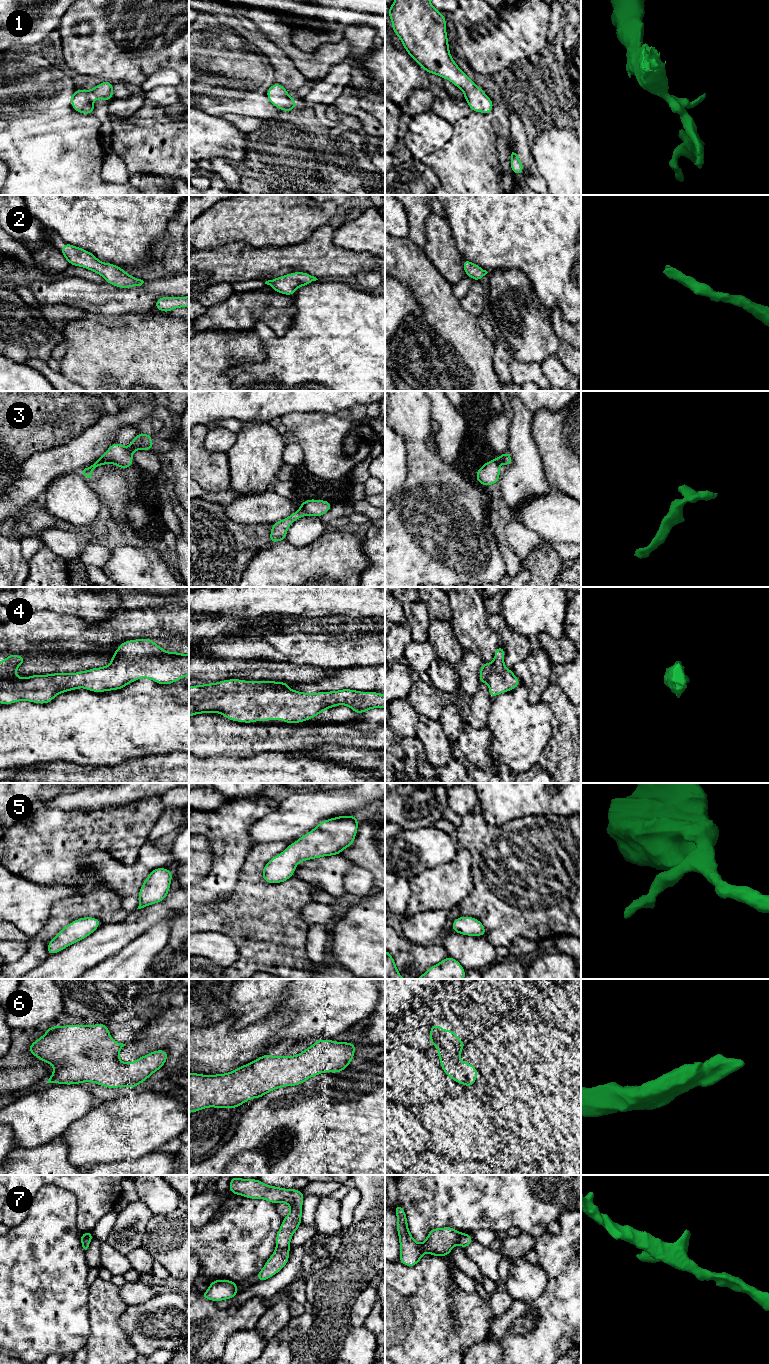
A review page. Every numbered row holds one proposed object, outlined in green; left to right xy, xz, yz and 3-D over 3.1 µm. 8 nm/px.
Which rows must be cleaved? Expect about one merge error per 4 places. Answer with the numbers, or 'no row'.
no row

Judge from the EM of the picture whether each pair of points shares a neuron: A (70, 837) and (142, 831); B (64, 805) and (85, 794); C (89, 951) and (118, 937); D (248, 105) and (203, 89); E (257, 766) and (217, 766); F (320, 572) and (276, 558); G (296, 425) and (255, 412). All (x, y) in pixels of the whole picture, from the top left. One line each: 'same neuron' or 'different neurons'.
A: same neuron
B: same neuron
C: same neuron
D: same neuron
E: same neuron
F: same neuron
G: different neurons

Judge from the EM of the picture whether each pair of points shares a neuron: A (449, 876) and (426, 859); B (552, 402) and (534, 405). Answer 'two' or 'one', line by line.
A: two
B: one

